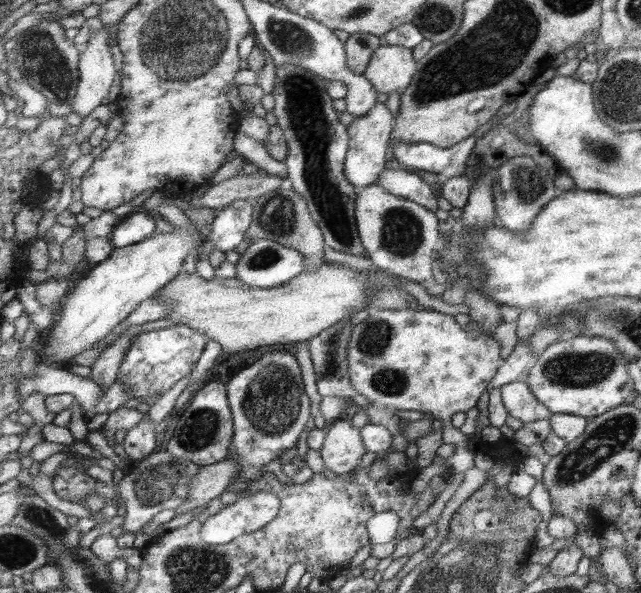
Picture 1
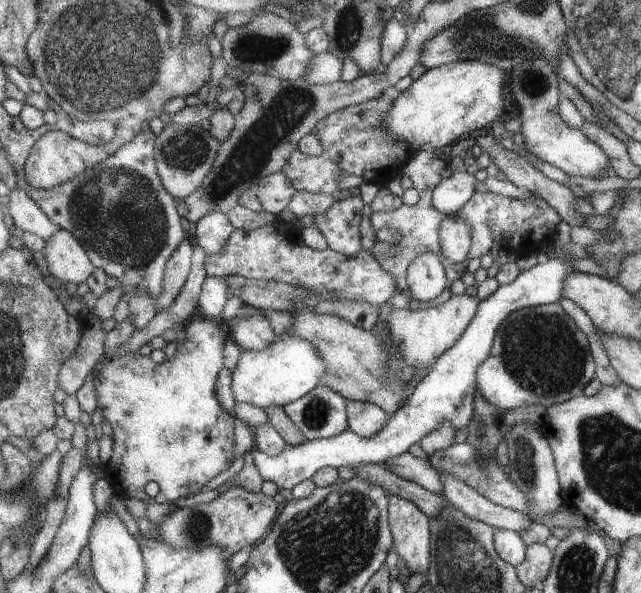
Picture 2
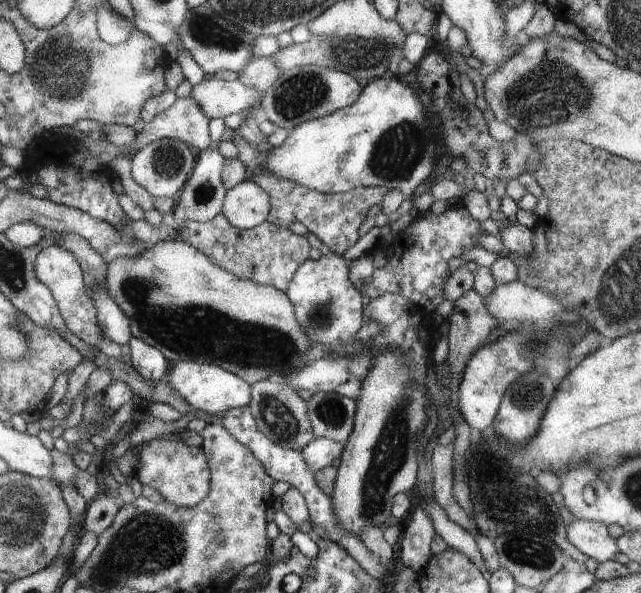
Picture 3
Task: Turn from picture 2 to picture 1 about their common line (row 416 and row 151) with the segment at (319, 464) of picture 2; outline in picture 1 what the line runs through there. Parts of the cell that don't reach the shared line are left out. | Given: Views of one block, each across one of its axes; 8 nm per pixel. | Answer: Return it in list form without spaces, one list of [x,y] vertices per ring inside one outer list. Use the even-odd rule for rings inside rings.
[[[468,137],[450,148],[438,148],[427,142],[409,143],[394,141],[389,145],[390,157],[400,164],[435,172],[442,178],[463,176],[466,161],[476,146],[477,138]]]

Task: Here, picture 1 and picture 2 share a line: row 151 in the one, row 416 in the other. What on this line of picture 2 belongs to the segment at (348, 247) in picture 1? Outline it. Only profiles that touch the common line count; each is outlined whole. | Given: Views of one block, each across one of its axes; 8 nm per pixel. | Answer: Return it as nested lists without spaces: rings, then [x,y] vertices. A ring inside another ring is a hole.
[[[320,384],[302,395],[300,399],[286,404],[284,412],[300,430],[300,434],[308,440],[325,439],[349,430],[348,402],[345,397],[334,392],[334,389]]]

